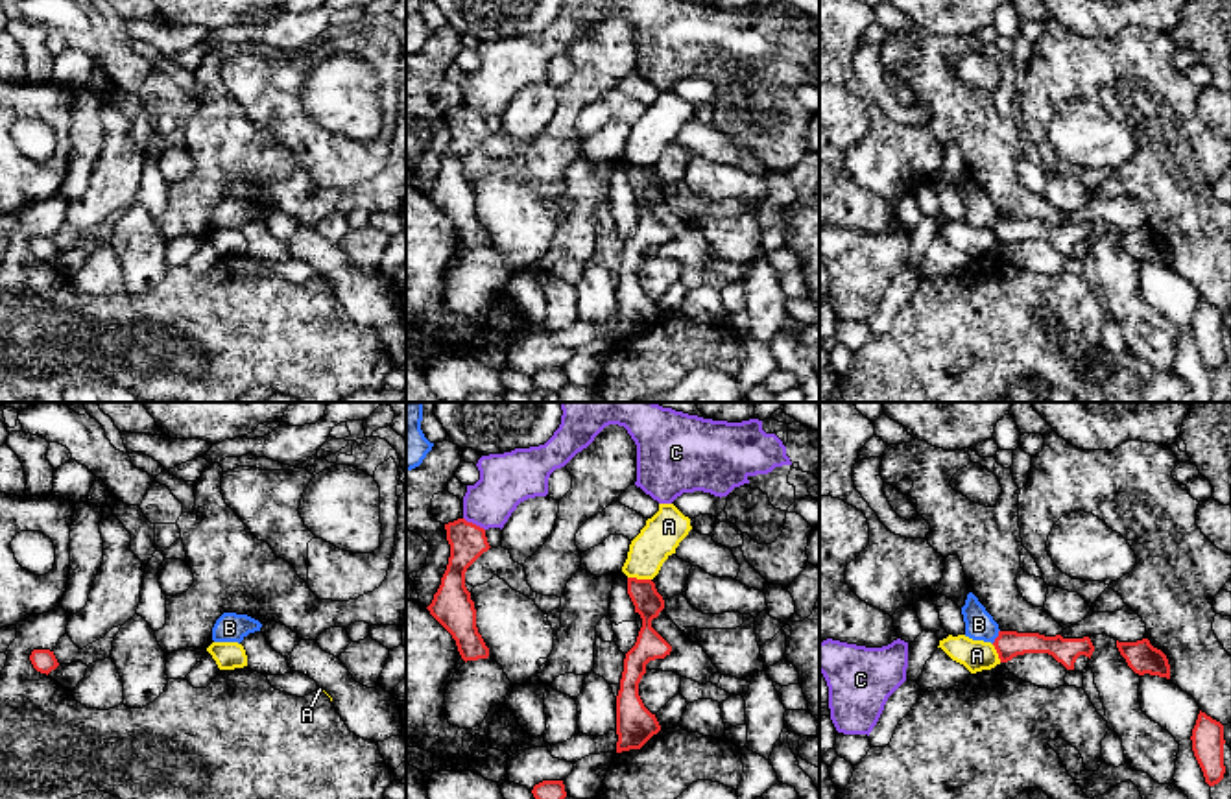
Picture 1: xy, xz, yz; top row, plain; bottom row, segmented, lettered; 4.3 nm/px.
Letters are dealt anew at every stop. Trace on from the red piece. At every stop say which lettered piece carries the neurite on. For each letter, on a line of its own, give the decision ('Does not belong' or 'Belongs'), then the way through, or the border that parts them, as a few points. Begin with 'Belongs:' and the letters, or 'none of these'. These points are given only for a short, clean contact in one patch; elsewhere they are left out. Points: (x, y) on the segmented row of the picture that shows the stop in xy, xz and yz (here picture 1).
Belongs: none of these
A: Does not belong. Boundary: xz (628, 576), (650, 580)
B: Does not belong. Boundary: yz (999, 630), (991, 643)
C: Does not belong. Boundary: xz (464, 517), (484, 530)

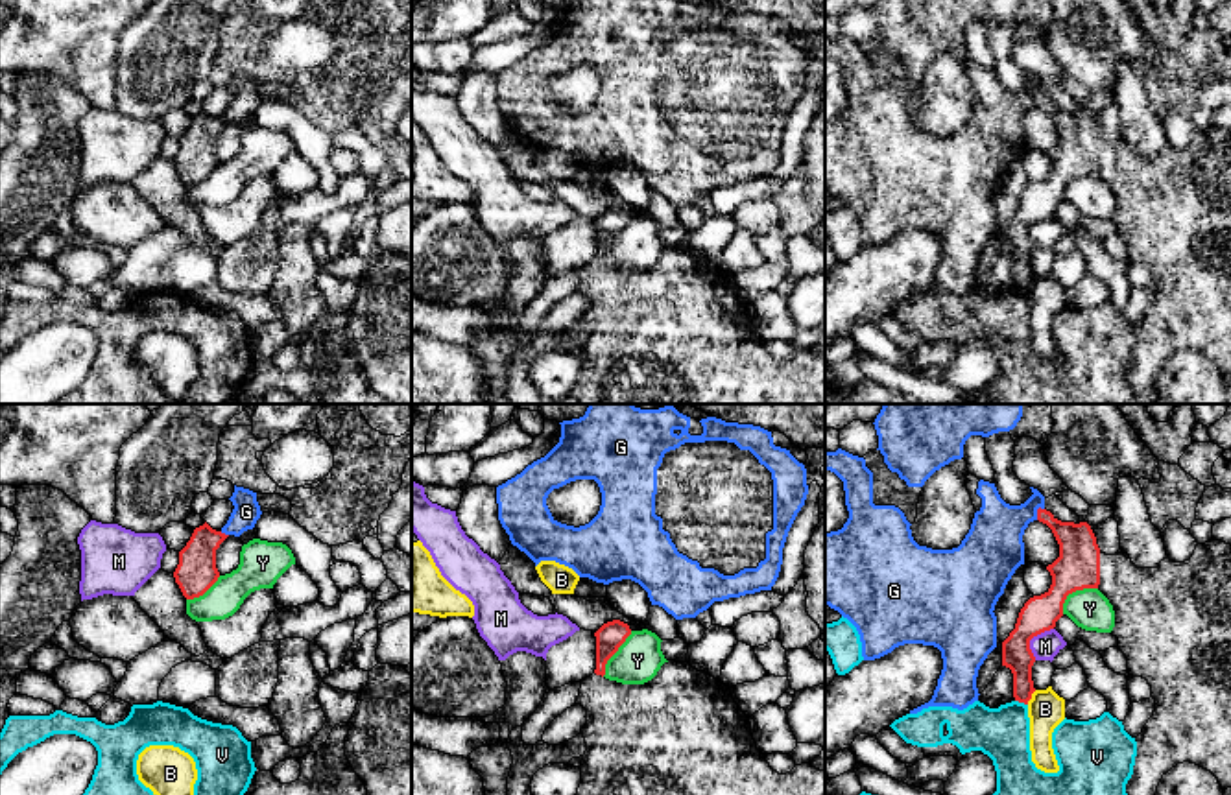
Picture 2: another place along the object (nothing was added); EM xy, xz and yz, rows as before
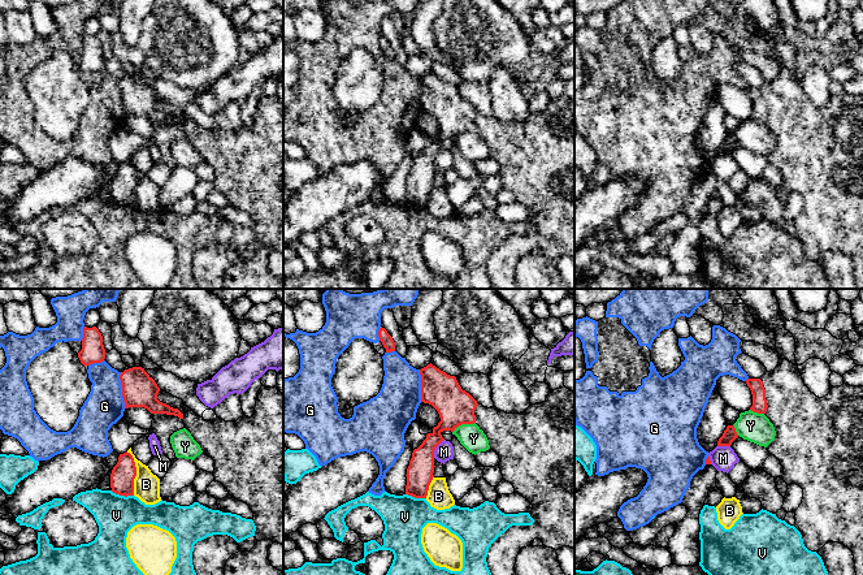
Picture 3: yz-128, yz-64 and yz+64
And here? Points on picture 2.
Belongs: none of these
B: Does not belong
G: Does not belong
M: Does not belong. Boundary: yz (1052, 628), (1030, 640), (1034, 659)
V: Does not belong. Boundary: yz (1015, 700), (1027, 705)
Y: Does not belong. Boundary: yz (1097, 587), (1073, 591), (1062, 613)

